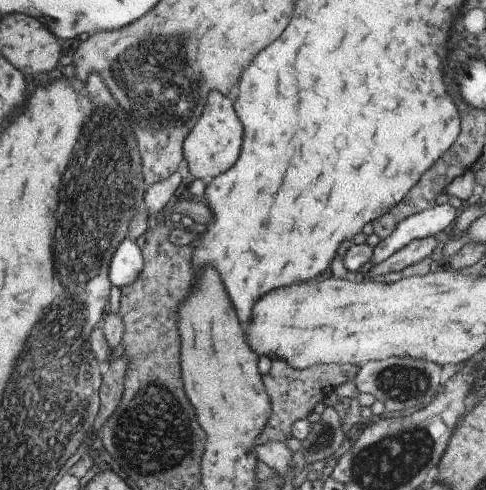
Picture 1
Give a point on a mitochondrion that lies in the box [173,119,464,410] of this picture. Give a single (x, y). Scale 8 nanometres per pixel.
(404, 383)

